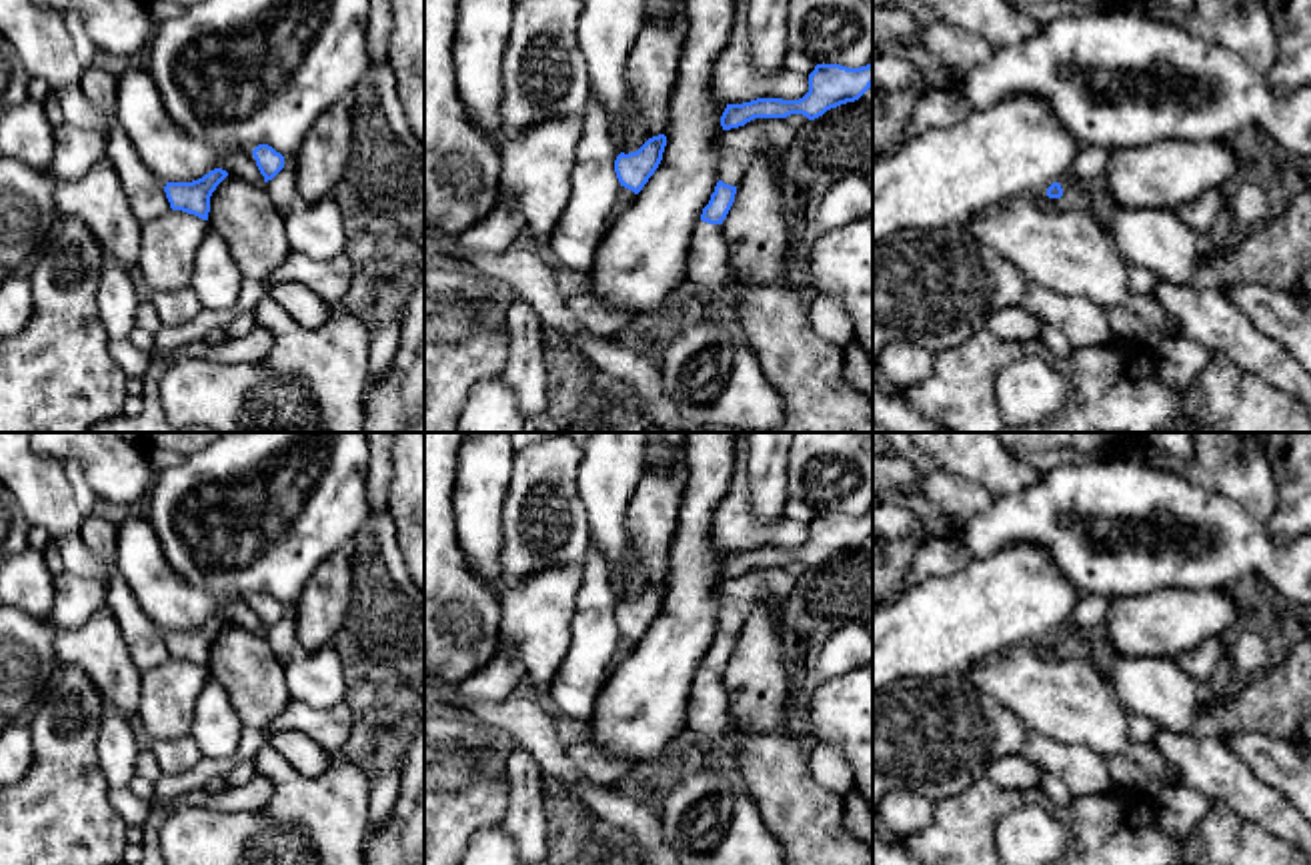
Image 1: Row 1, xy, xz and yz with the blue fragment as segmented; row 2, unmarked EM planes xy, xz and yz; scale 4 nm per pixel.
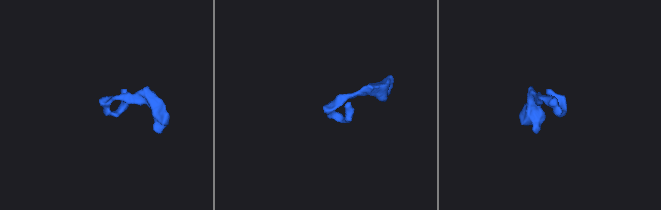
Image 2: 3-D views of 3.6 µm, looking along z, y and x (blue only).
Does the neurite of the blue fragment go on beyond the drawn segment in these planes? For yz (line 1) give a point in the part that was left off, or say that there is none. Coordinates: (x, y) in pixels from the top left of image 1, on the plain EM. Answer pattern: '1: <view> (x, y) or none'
1: none

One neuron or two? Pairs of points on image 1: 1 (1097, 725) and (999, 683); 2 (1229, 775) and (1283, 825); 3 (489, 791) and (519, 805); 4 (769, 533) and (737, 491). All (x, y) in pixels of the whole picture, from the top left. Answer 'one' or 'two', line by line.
1: one
2: one
3: two
4: one

